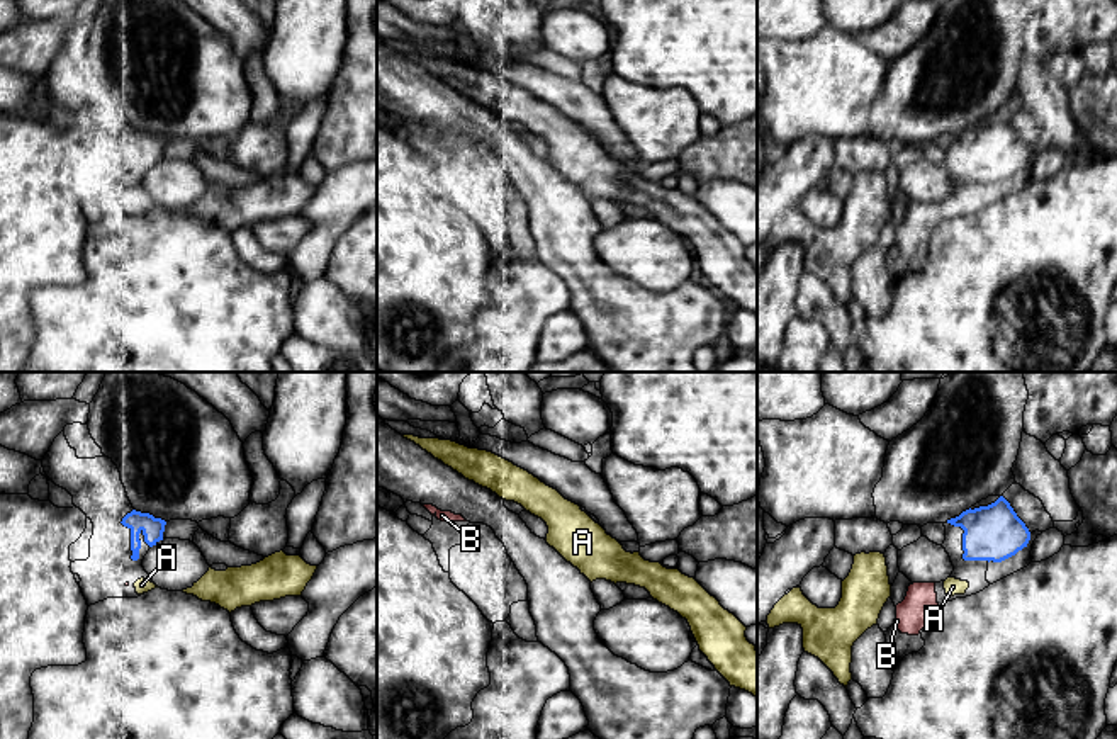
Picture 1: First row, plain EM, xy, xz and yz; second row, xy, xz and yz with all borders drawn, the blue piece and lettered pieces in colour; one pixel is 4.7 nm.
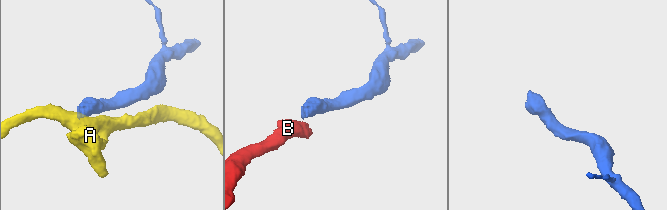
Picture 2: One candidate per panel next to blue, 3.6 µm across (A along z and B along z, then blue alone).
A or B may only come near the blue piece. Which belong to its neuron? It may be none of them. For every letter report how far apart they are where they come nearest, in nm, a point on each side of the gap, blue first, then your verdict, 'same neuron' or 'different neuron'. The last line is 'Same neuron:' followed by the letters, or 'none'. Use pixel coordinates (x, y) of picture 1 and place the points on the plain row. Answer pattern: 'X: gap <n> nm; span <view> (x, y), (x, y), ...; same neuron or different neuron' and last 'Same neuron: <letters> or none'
A: gap 90 nm; span xy (136, 179), (141, 197); different neuron
B: gap 180 nm; span yz (963, 177), (934, 203); same neuron
Same neuron: B

